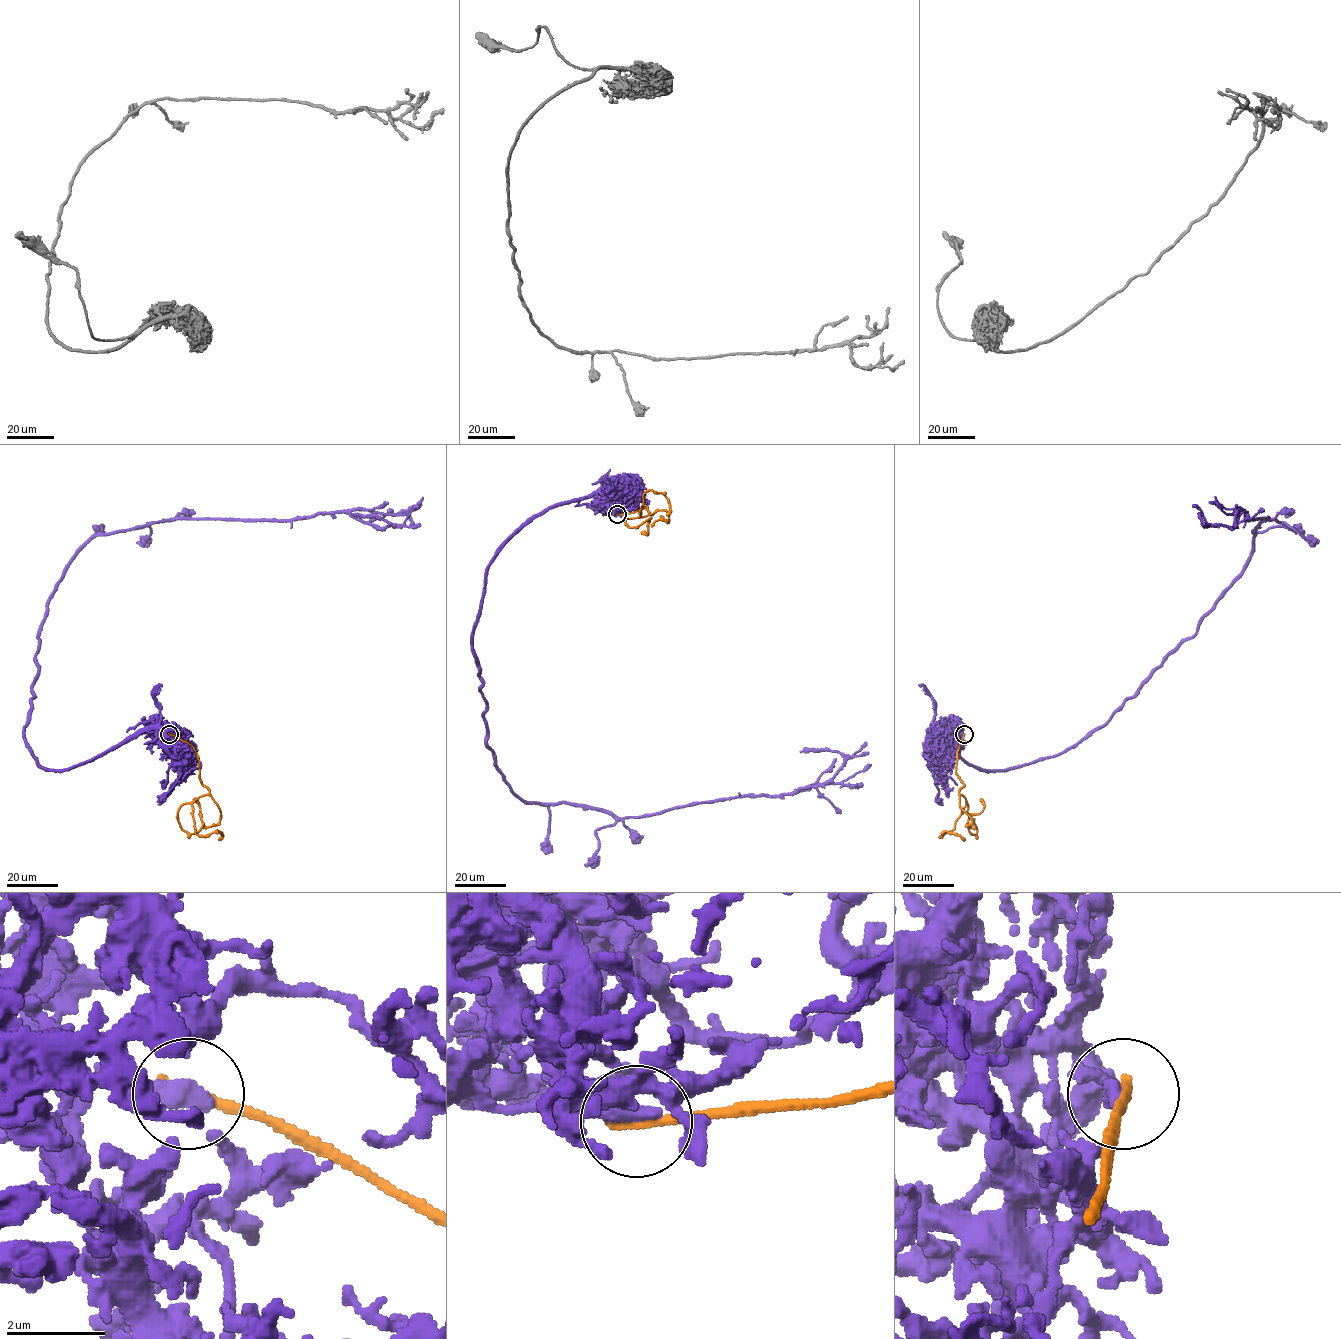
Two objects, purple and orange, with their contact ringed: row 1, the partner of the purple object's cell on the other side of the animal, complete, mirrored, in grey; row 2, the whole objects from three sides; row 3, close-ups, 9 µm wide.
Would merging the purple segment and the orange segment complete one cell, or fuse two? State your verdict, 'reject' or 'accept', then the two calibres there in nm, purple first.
reject | 440/240 nm

